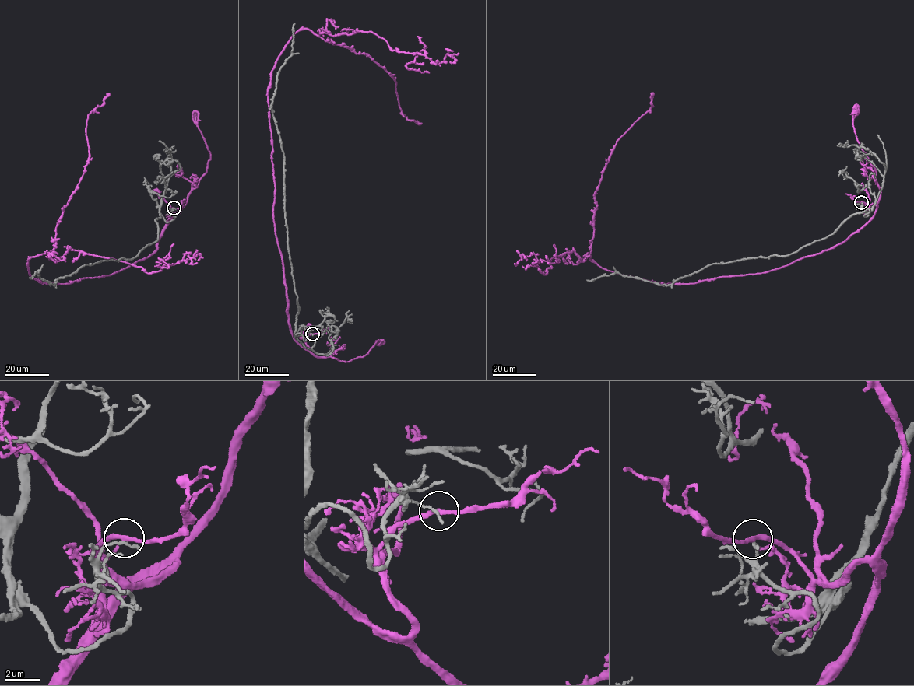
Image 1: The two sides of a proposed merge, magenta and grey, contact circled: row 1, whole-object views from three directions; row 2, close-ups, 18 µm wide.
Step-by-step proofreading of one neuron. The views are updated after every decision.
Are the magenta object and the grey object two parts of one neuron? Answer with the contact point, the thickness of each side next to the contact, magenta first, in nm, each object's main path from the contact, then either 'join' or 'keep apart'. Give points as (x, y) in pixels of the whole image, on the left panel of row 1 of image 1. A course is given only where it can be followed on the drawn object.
(174, 208) | 240/180 nm | magenta via (174, 208), (155, 251), (110, 274), (47, 283), (27, 265), (72, 250), (156, 272), (174, 243) | grey via (174, 208), (169, 222), (155, 219), (157, 239), (131, 259), (82, 265), (54, 285), (39, 271), (29, 278) | keep apart

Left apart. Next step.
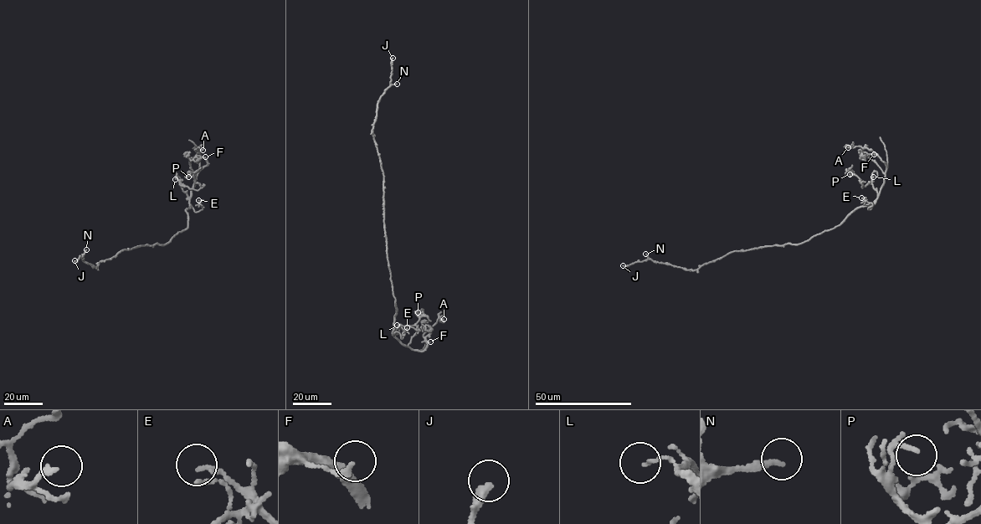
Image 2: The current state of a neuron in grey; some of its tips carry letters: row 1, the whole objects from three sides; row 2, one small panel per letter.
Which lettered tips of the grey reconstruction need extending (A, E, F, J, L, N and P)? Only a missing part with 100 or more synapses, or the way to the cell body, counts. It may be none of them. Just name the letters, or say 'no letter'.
J, N

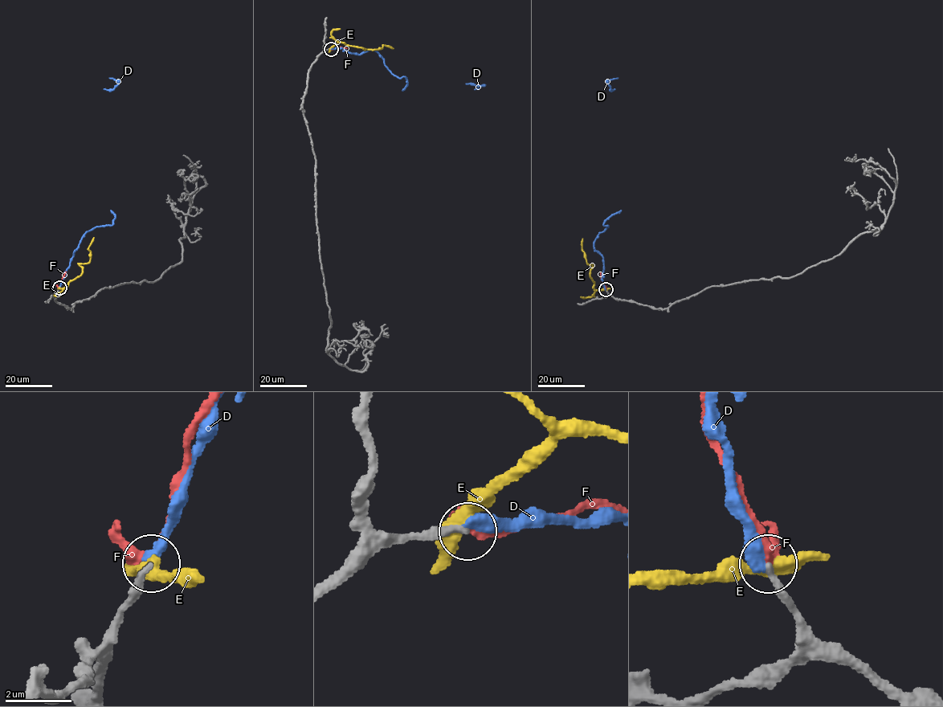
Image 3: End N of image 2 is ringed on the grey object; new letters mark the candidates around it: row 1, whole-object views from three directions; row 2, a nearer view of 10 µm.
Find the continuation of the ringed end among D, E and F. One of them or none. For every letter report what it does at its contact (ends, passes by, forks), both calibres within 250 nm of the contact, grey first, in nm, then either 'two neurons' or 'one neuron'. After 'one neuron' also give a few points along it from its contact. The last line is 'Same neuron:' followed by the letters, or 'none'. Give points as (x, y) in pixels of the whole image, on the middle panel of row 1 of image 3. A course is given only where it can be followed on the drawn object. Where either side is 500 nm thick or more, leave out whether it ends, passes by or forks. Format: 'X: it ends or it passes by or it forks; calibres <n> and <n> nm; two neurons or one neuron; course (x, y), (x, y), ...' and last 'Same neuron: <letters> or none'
D: it ends; calibres 240 and 360 nm; two neurons
E: it passes by; calibres 240 and 380 nm; two neurons
F: it passes by; calibres 240 and 320 nm; one neuron; course (331, 49), (347, 48)
Same neuron: F

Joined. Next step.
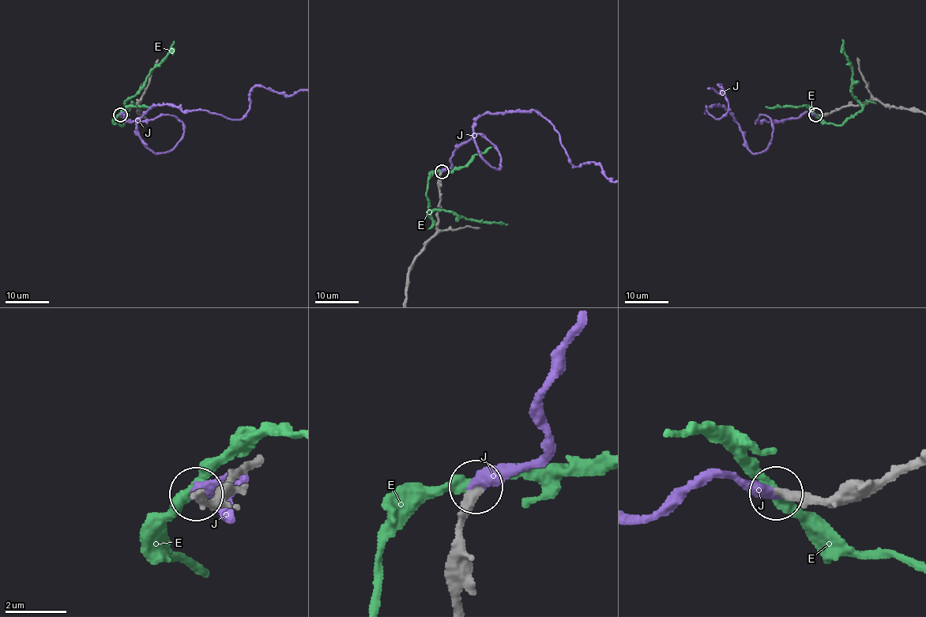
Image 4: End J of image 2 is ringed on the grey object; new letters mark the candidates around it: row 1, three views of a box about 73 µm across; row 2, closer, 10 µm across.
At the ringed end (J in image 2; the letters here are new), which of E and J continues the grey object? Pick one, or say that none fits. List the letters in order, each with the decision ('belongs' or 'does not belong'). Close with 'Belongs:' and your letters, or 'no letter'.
E: does not belong
J: belongs
Belongs: J

